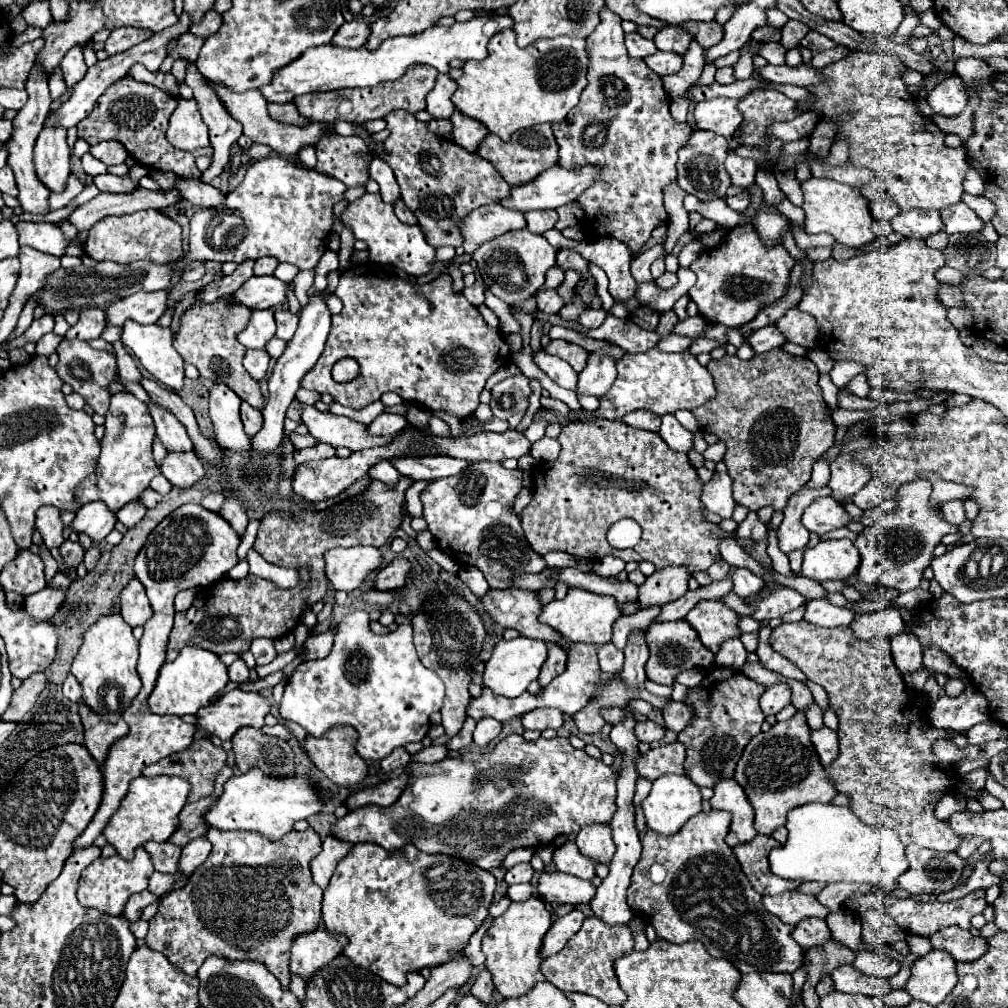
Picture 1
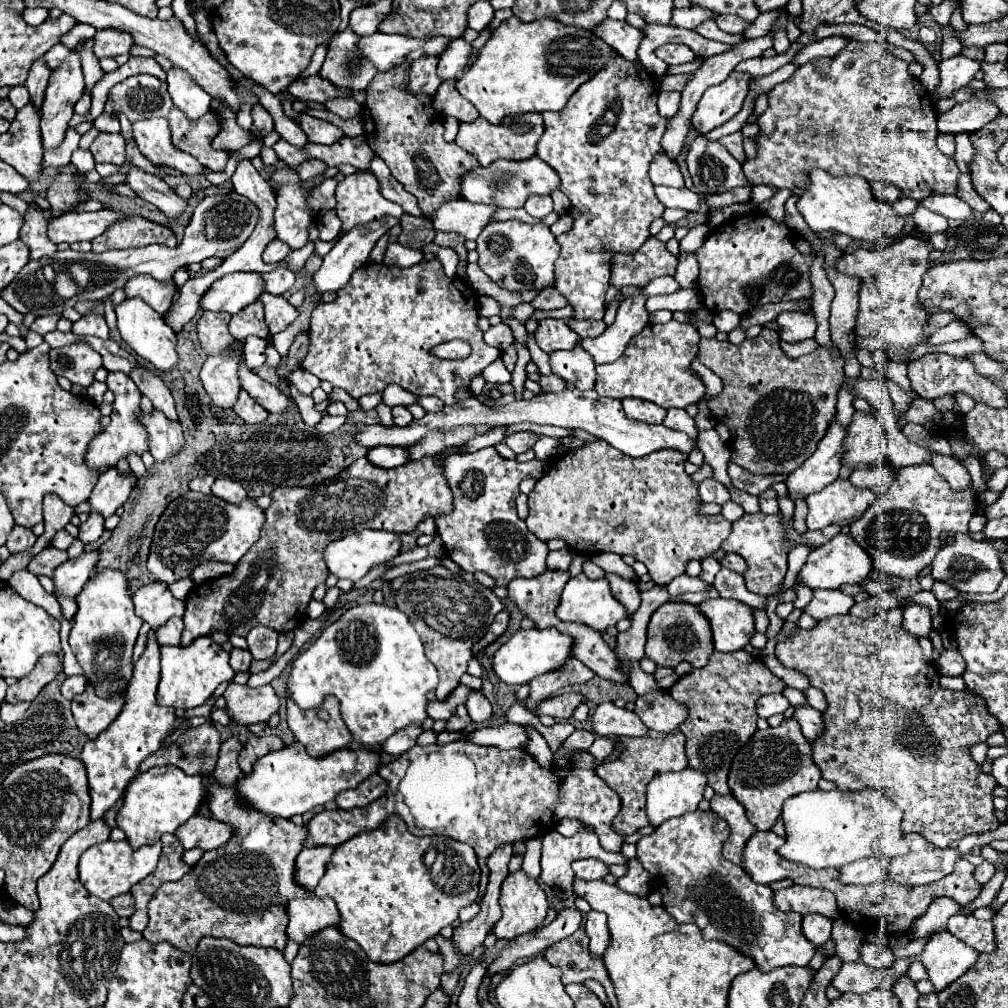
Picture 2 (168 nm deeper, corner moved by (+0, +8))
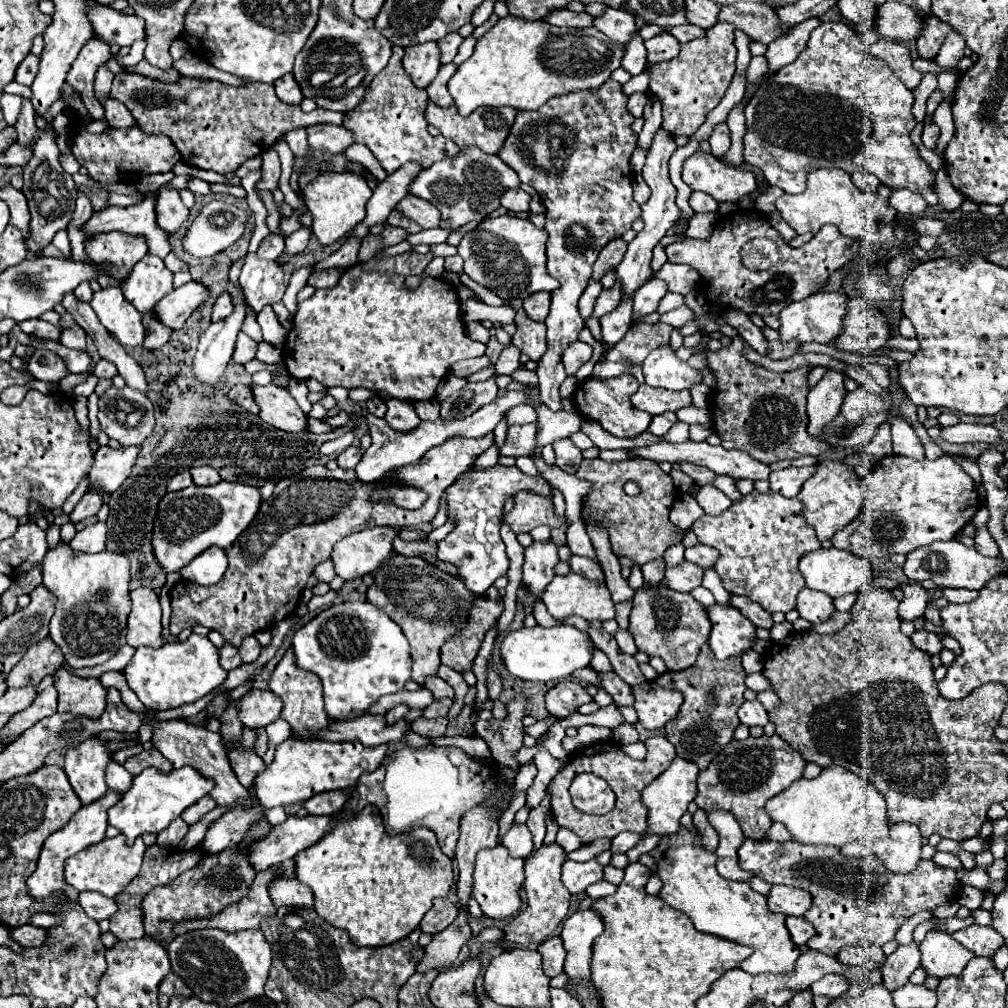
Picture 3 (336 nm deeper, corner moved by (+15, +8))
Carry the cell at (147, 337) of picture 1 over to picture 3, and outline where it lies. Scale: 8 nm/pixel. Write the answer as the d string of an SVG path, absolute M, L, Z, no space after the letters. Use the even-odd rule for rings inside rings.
M110 285L100 289L92 295L90 301L94 313L98 315L100 323L114 335L122 345L136 347L144 341L144 327L142 327L142 313L132 307L122 295L118 285Z

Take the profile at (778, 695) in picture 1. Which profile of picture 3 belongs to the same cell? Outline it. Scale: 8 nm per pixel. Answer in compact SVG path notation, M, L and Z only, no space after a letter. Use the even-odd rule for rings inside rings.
M744 701L744 705L738 709L738 719L748 727L764 727L768 723L768 713L758 701Z

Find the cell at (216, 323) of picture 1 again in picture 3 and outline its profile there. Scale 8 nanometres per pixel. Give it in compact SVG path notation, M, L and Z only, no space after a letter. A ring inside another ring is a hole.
M252 385L256 403L260 405L260 417L286 433L306 433L308 431L308 417L296 403L296 399L284 387L276 385Z

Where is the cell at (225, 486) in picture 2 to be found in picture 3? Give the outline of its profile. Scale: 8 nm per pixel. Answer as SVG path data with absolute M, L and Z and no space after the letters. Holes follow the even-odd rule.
M210 465L194 467L194 469L190 469L190 475L192 475L192 479L194 479L196 485L214 485L214 483L220 481L220 475Z

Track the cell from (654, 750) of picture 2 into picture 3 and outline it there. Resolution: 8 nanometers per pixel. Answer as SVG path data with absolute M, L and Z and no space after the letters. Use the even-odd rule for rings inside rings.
M652 737L646 741L648 747L648 755L644 761L636 761L630 759L626 753L622 753L622 749L618 747L616 741L608 741L608 743L598 743L592 747L586 747L582 751L578 751L572 761L552 779L550 783L550 793L552 793L552 813L556 817L556 823L564 829L574 831L582 843L592 843L598 837L608 837L614 839L618 833L622 831L632 831L632 833L646 833L648 829L648 809L642 803L642 789L654 781L662 771L666 771L666 767L672 763L672 759L676 757L674 747L670 745L670 741L666 737ZM580 773L593 773L602 777L616 793L616 807L606 813L606 815L586 815L586 813L578 813L572 805L572 797L568 793L570 783L574 781L576 775Z

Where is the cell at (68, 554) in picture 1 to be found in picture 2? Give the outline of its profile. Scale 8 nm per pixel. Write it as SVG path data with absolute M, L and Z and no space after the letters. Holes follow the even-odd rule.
M89 515L89 519L79 525L79 535L77 535L77 539L81 539L83 545L87 545L87 543L97 541L97 539L101 537L101 533L103 533L103 517Z

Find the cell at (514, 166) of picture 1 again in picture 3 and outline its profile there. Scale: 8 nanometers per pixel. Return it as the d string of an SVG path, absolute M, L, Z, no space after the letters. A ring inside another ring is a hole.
M428 101L428 107L426 107L426 121L430 125L438 127L444 137L450 137L458 147L476 145L484 153L496 153L496 151L500 151L504 139L510 133L514 117L516 117L516 109L514 107L488 107L488 105L484 105L484 107L478 107L474 113L470 113L468 117L462 117L456 111L456 105L440 107L440 105Z

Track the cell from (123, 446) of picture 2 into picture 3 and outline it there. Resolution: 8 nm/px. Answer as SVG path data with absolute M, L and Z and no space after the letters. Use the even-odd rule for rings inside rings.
M100 359L94 367L94 375L96 377L114 377L118 371L116 371L116 365L112 361L106 361L106 359Z

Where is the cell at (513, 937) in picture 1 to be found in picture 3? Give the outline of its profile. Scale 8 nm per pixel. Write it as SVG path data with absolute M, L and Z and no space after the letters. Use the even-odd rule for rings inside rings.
M496 845L492 849L482 849L476 855L472 895L478 901L478 905L486 917L490 917L490 919L514 917L522 907L522 901L518 895L522 883L524 883L524 859L512 857L504 845Z

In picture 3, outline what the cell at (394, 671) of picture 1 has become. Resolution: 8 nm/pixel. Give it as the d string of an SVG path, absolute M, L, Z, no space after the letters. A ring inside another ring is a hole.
M344 601L324 609L294 633L292 645L298 667L322 679L326 713L336 721L364 715L382 695L396 693L410 681L412 659L402 629L368 601Z

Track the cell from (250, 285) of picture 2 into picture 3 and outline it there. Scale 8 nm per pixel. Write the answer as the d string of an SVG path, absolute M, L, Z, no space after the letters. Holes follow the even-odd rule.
M190 281L160 299L160 303L154 305L152 311L160 323L170 327L172 331L178 331L192 315L192 311L196 311L208 297L210 293L204 285Z

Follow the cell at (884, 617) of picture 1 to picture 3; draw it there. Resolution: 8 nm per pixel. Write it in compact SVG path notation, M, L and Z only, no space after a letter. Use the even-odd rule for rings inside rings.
M836 611L836 613L832 613L832 615L828 617L828 621L812 625L812 631L820 633L820 635L832 635L832 633L840 631L840 629L848 623L848 617L850 617L850 613L848 613L848 611L844 611L844 613Z

